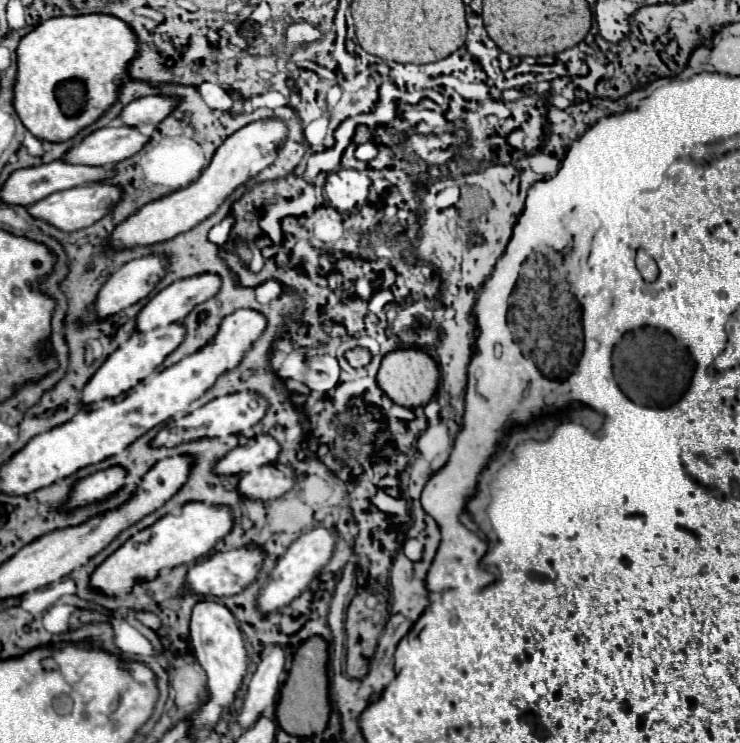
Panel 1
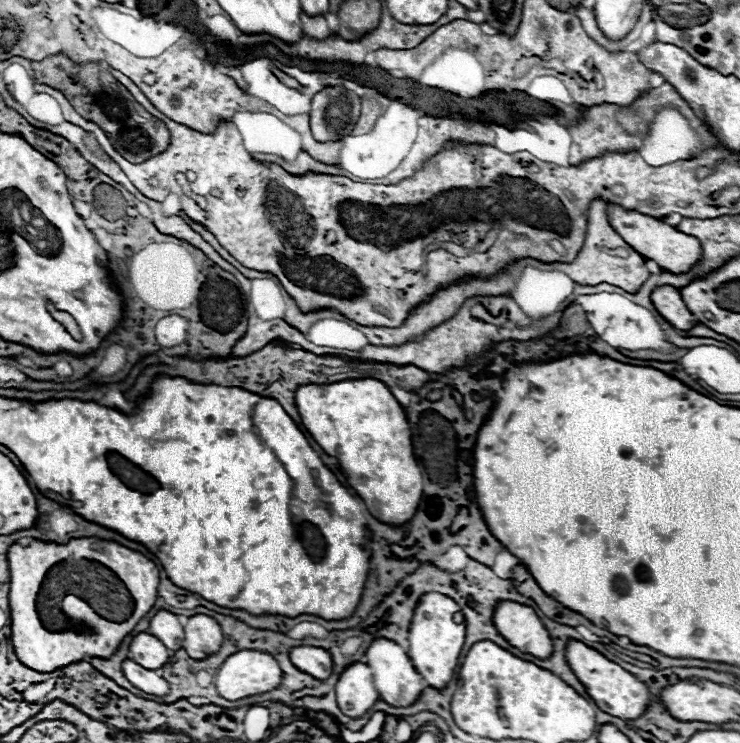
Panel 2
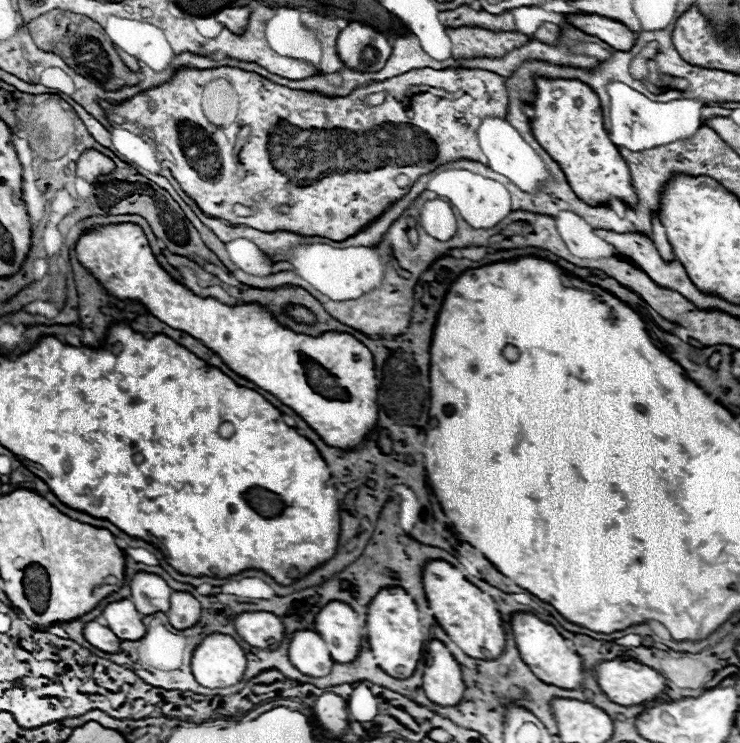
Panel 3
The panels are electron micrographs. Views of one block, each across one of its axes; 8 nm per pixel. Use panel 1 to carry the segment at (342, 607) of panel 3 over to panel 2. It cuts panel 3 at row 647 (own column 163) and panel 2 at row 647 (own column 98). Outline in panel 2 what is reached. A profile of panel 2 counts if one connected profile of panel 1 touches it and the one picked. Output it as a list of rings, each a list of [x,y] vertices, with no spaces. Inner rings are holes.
[[[376,638],[376,642],[372,642],[368,646],[362,662],[368,664],[368,668],[372,670],[380,698],[392,706],[410,706],[412,702],[416,702],[420,692],[426,688],[424,678],[420,674],[416,674],[416,670],[412,668],[412,662],[404,654],[404,650],[388,638]]]

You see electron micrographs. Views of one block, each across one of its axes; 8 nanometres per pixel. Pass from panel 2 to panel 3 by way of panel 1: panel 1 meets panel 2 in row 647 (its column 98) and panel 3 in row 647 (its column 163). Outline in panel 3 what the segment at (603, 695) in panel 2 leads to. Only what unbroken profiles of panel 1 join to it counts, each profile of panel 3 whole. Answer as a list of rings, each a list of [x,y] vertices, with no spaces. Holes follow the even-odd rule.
[[[520,612],[520,614],[512,616],[512,632],[514,632],[514,640],[518,644],[520,656],[542,682],[560,686],[564,690],[574,690],[584,682],[584,664],[582,664],[580,654],[576,654],[568,646],[568,640],[562,638],[552,624],[542,622],[534,614]]]

